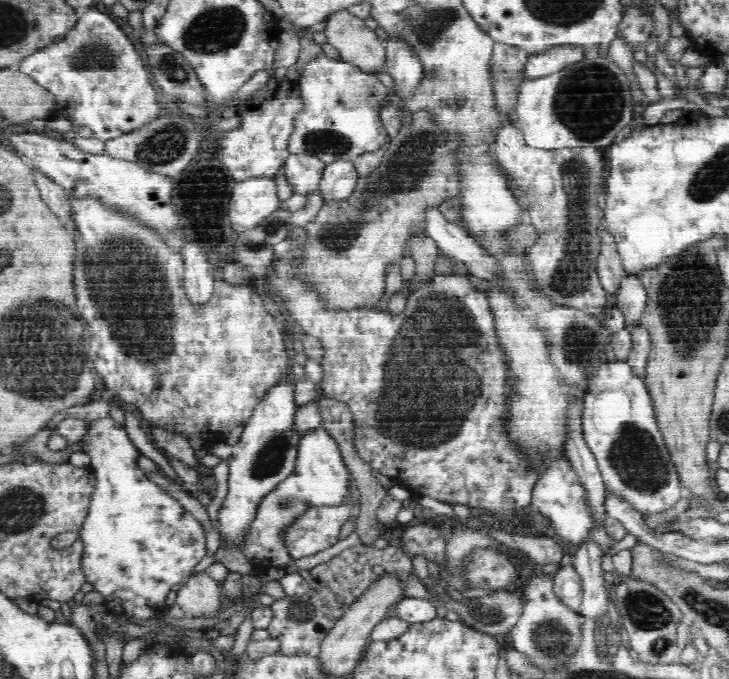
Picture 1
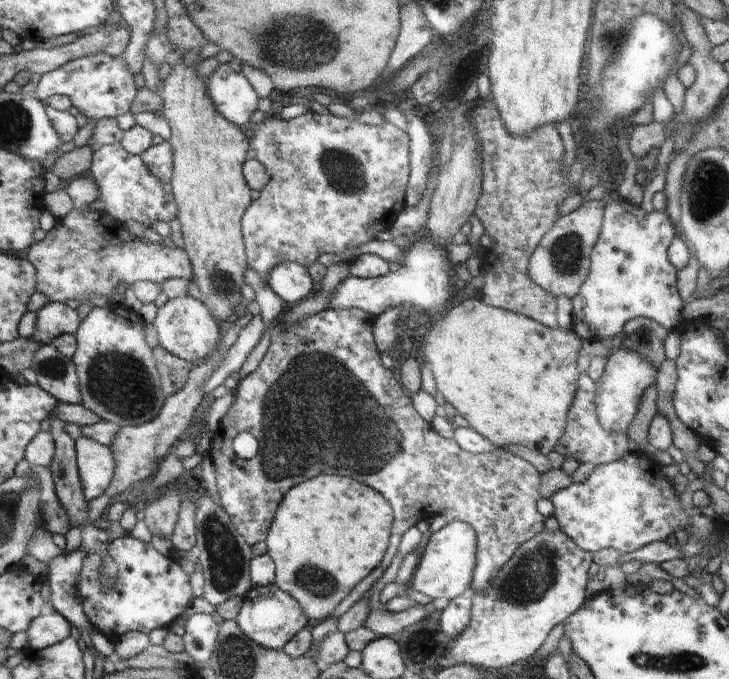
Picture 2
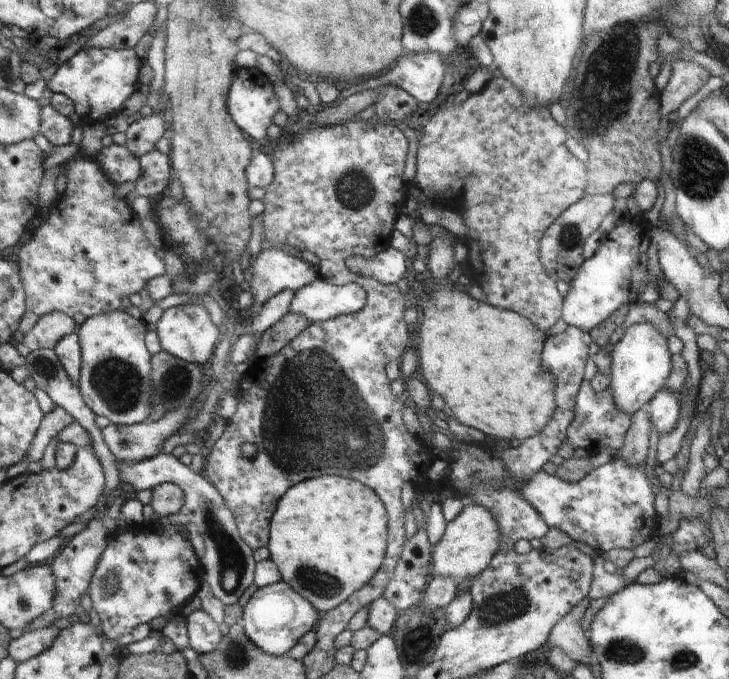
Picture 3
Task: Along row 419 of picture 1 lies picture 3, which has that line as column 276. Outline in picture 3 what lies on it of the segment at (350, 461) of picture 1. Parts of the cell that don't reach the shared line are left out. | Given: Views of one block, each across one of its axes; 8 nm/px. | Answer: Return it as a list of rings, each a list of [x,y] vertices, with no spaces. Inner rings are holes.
[[[288,312],[282,315],[260,337],[256,351],[257,357],[268,358],[280,352],[284,346],[292,342],[310,323],[302,314]]]

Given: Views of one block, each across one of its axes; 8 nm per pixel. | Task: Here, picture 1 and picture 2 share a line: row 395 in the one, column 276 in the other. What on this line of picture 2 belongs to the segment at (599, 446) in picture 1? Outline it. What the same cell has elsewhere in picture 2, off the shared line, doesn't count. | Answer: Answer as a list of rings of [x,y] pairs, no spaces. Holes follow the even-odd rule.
[[[275,584],[268,587],[254,585],[244,598],[243,610],[236,621],[248,638],[262,647],[283,651],[283,647],[308,624],[299,603]]]

